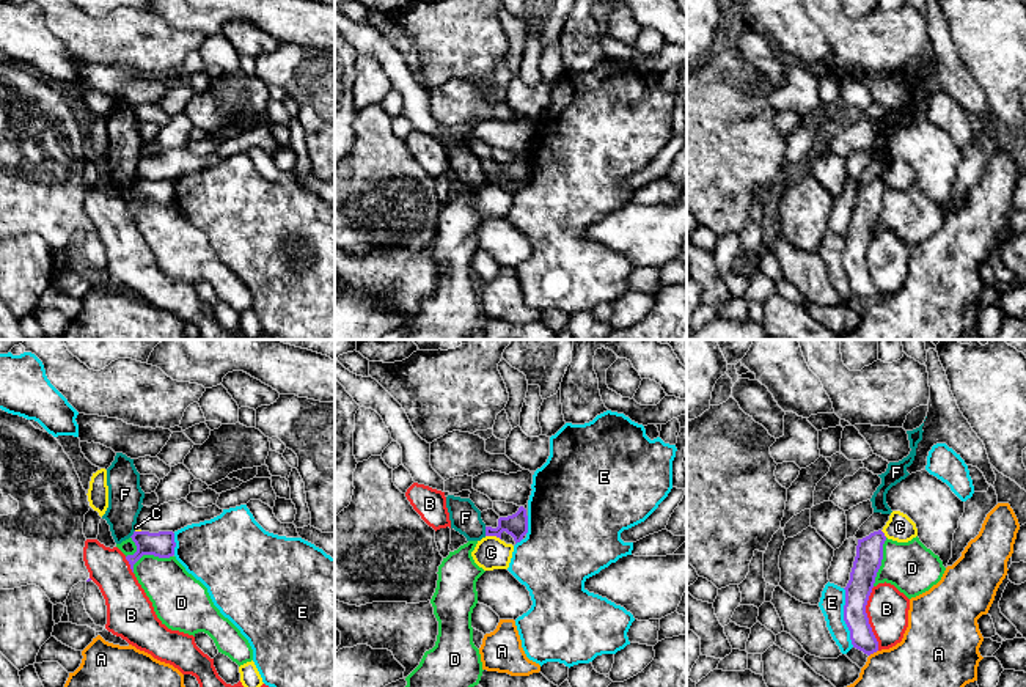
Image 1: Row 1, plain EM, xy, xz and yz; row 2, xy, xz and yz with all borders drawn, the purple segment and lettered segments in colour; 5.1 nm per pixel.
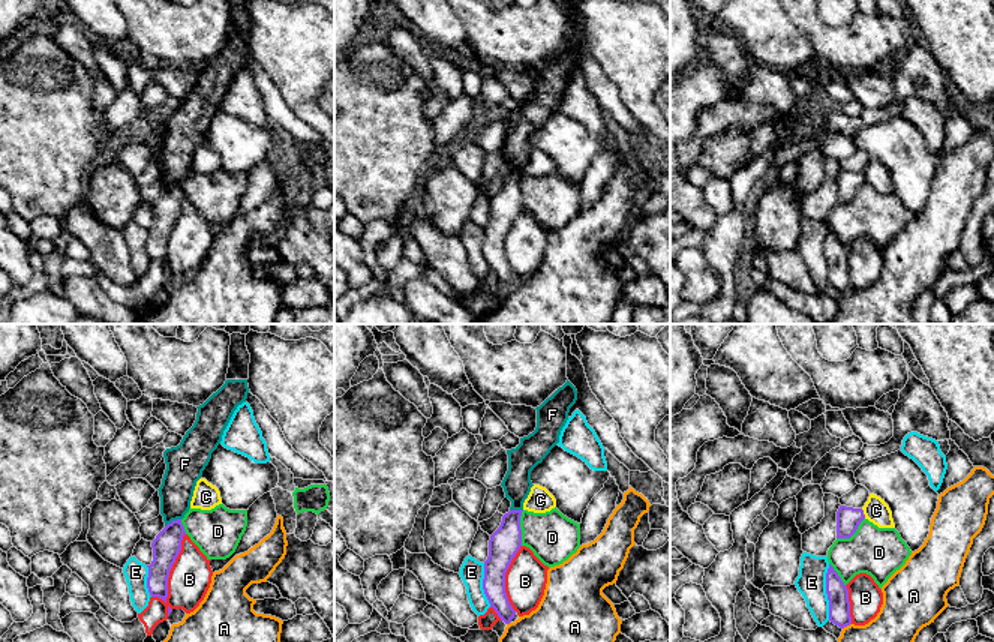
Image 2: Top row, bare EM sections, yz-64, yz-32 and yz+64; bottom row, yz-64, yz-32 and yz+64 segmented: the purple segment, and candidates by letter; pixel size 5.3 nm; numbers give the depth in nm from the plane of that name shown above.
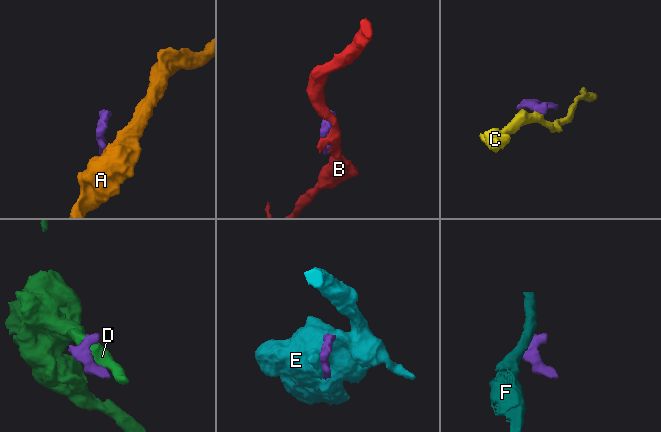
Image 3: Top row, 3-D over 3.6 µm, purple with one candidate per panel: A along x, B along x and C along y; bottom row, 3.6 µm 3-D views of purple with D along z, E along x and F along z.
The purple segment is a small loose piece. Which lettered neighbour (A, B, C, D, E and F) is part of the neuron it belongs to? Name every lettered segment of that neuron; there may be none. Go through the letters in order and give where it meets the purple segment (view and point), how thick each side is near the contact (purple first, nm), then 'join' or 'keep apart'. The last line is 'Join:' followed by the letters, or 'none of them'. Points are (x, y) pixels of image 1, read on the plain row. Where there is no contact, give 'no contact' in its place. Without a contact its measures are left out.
A: contact yz (872, 301); calibres 120 and 460 nm; keep apart
B: contact yz (868, 266); calibres 130 and 220 nm; keep apart
C: contact xz (494, 183); calibres 120 and 170 nm; keep apart
D: contact yz (880, 209); calibres 140 and 260 nm; keep apart
E: contact yz (844, 266); calibres 130 and 130 nm; keep apart
F: contact xz (486, 180); calibres 120 and 160 nm; keep apart
Join: none of them

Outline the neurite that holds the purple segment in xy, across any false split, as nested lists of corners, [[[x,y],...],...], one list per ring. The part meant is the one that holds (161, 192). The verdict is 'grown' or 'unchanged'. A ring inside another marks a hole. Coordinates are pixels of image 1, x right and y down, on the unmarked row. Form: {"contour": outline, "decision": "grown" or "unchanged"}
{"contour": [[[134,179],[130,186],[137,193],[137,200],[134,203],[126,204],[132,220],[134,220],[134,212],[143,203],[154,203],[159,206],[170,206],[174,203],[176,190],[173,179],[159,179],[159,181]]], "decision": "unchanged"}

